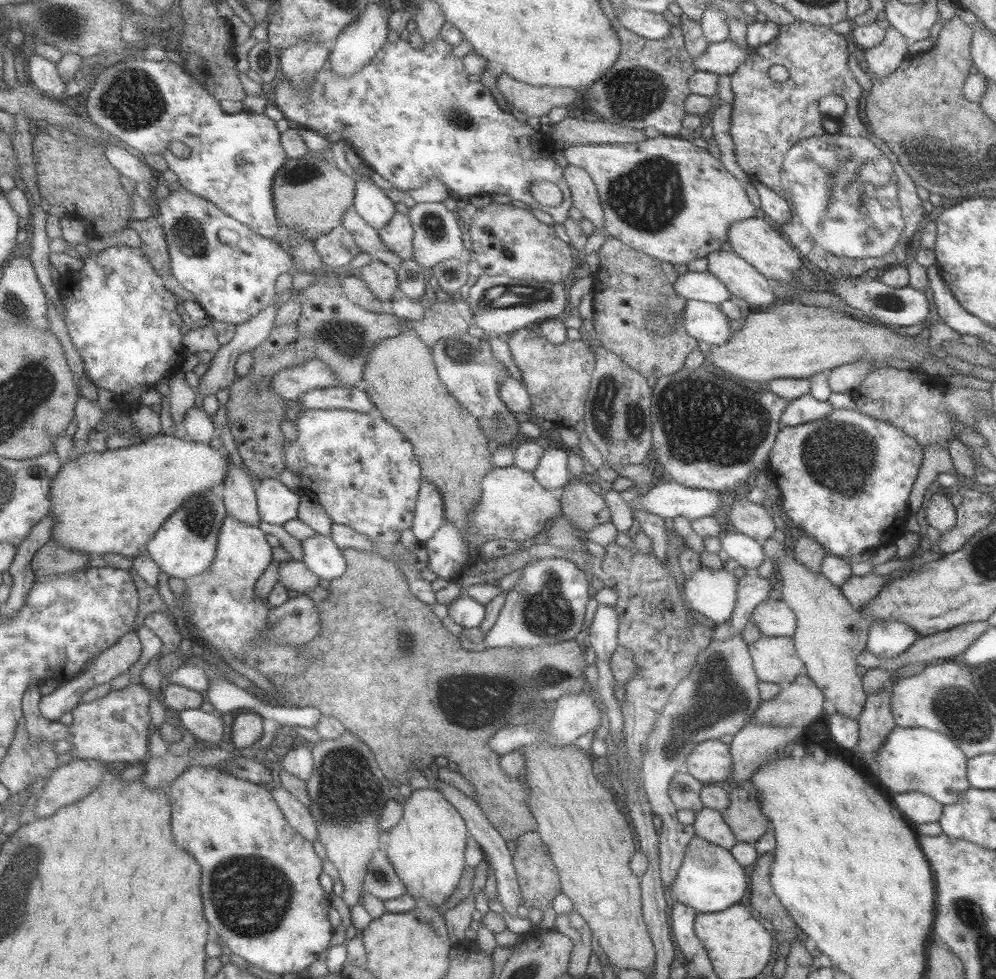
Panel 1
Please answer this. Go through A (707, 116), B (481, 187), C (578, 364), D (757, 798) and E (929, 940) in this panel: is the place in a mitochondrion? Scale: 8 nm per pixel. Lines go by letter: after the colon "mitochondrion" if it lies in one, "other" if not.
A: other
B: other
C: other
D: other
E: other

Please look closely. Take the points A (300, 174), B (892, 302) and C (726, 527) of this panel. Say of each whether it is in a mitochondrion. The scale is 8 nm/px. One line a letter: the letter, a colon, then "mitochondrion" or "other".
A: mitochondrion
B: mitochondrion
C: other

